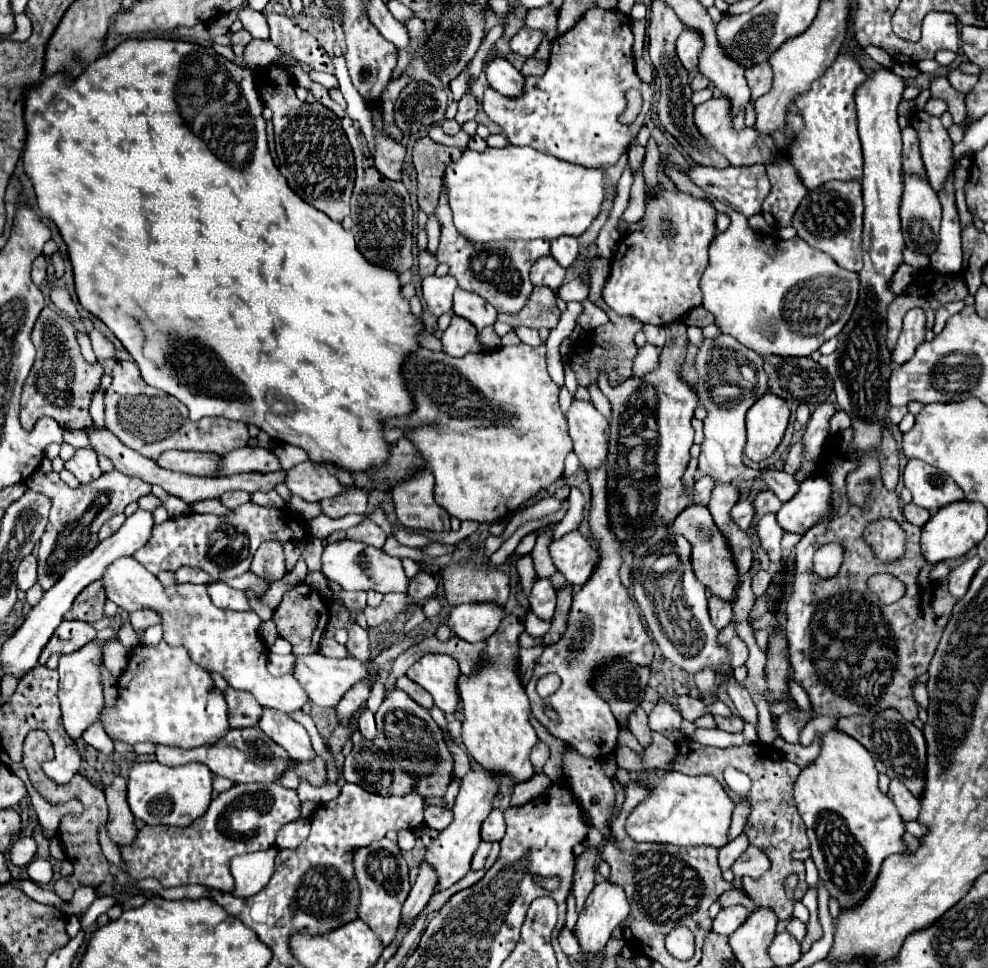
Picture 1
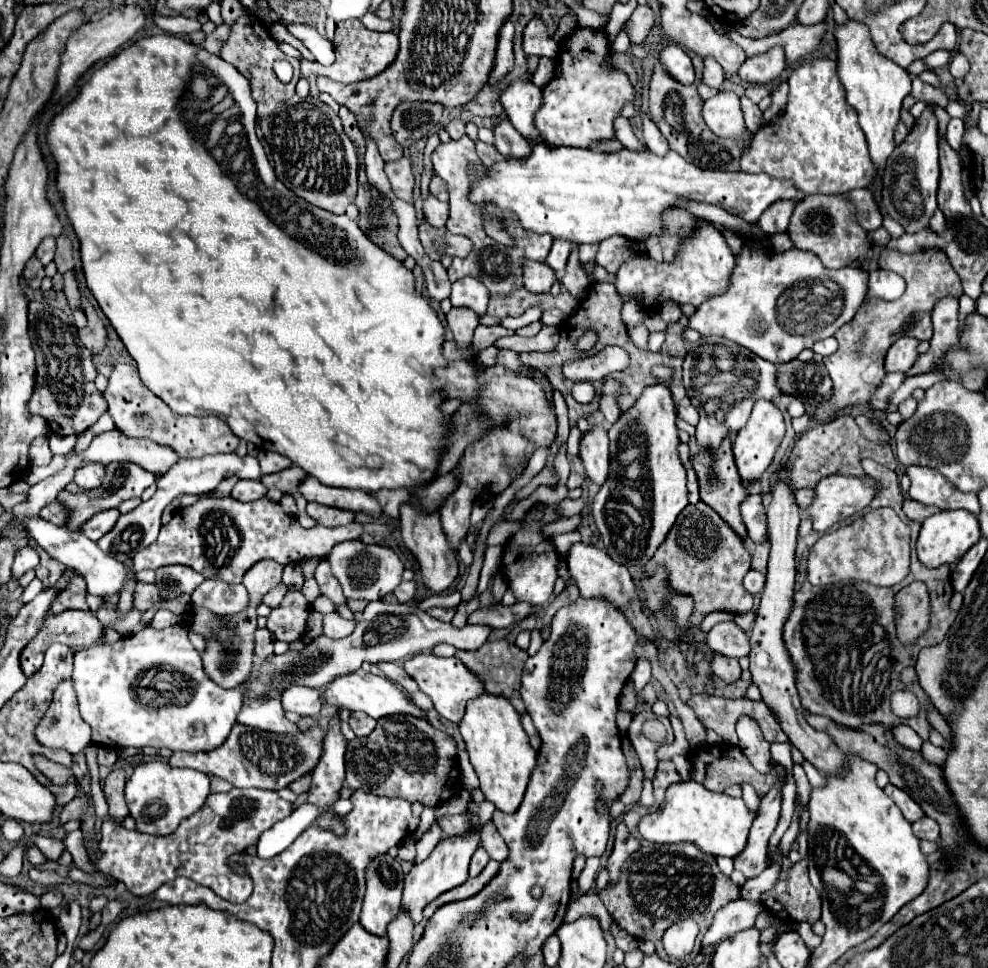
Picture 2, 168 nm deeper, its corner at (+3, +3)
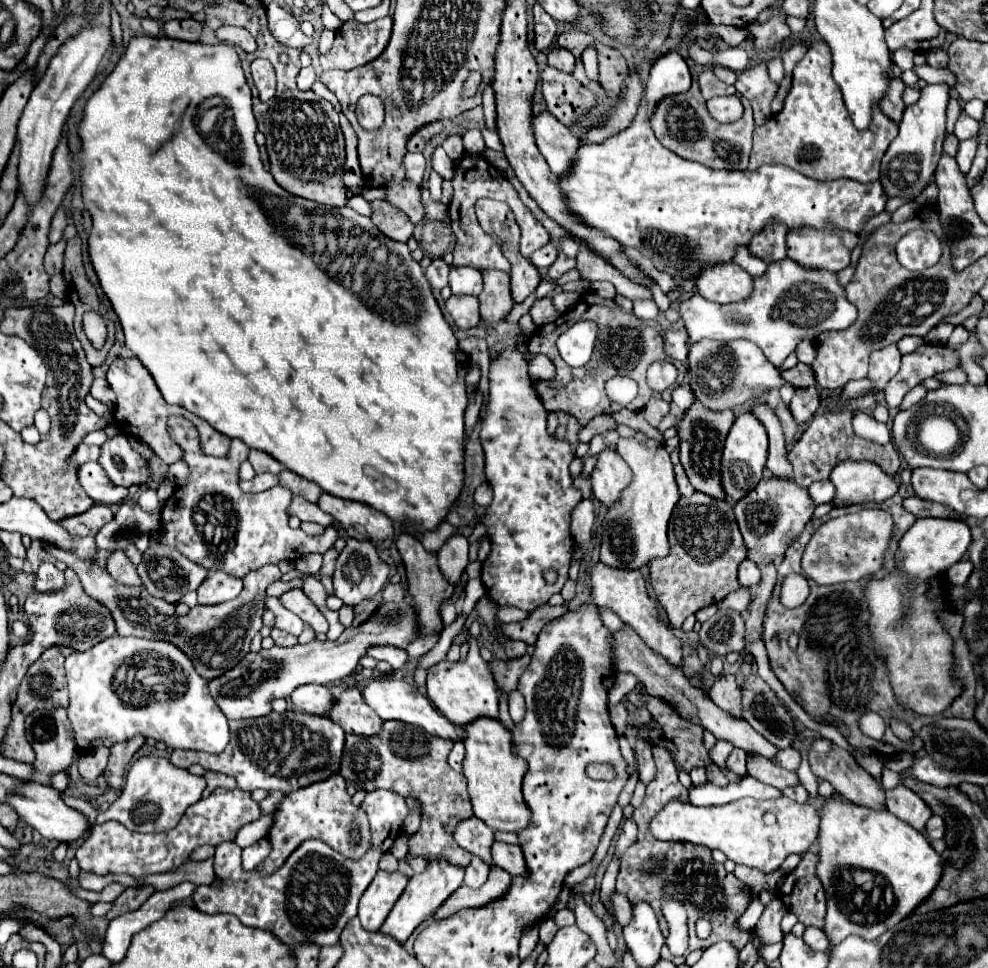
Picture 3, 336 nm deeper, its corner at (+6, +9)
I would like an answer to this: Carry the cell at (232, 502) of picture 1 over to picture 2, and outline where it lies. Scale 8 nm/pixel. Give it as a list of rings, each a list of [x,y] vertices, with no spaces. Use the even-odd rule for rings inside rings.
[[[241,479],[231,491],[231,497],[239,499],[239,501],[255,501],[265,495],[267,495],[267,487],[261,483],[261,479],[257,479],[257,481],[243,481]]]

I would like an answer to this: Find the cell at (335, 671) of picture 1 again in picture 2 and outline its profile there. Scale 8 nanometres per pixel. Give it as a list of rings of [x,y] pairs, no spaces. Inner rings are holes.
[[[359,669],[353,675],[345,675],[345,677],[335,679],[333,683],[329,683],[327,691],[325,691],[325,699],[327,699],[327,703],[345,707],[349,711],[365,711],[373,719],[381,719],[381,717],[389,717],[389,715],[413,715],[417,719],[425,719],[423,711],[403,695],[403,691],[397,683],[393,683],[381,675],[365,673],[363,669]]]

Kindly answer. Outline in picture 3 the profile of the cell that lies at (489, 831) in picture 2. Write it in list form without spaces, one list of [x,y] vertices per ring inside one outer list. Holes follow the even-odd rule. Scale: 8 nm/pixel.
[[[494,841],[492,843],[492,861],[494,861],[494,865],[502,867],[510,875],[524,875],[526,877],[524,855],[522,855],[522,849],[518,845]]]

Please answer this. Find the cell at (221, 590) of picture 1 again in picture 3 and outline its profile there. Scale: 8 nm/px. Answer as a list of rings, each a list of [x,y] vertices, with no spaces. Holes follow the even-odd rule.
[[[212,571],[204,585],[198,589],[198,603],[200,605],[218,605],[224,601],[234,599],[242,591],[242,579],[230,577],[222,571]]]

